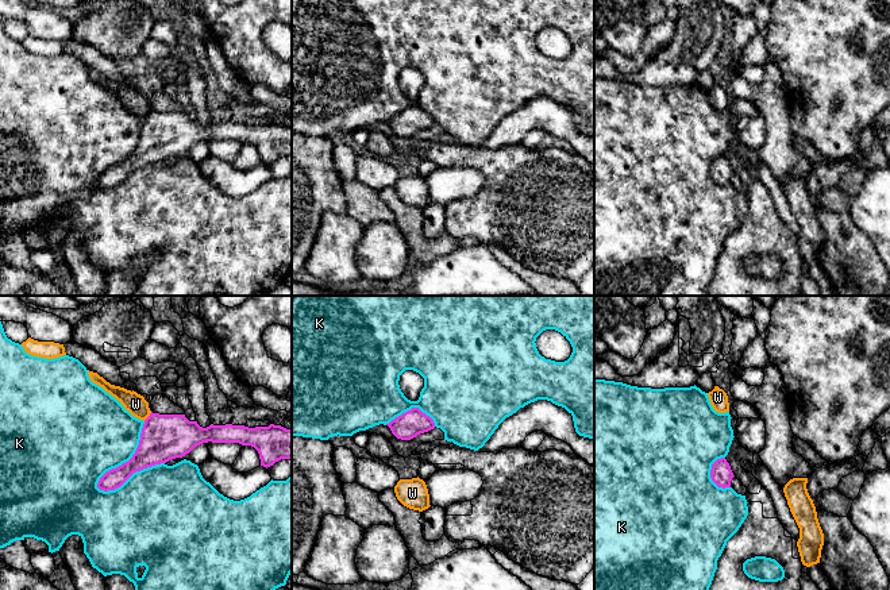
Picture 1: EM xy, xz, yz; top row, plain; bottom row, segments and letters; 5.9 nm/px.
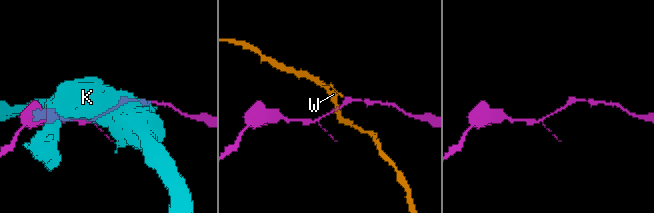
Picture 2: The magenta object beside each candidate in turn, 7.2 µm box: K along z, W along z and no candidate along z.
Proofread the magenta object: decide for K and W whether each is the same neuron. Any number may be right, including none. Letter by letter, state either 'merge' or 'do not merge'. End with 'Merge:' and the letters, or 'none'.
K: do not merge
W: do not merge
Merge: none

